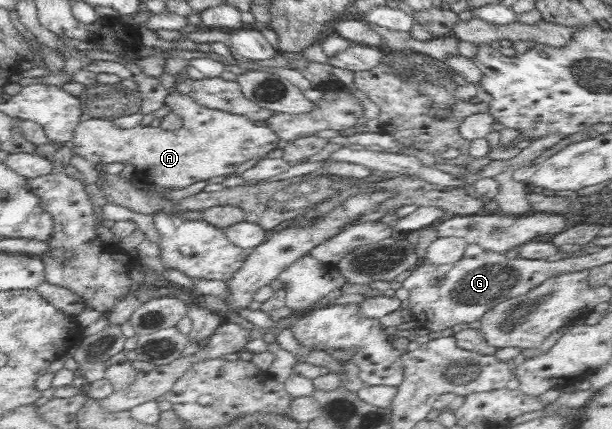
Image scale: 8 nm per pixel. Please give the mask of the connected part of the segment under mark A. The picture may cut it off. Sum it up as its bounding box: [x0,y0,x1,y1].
[71,87,279,189]

